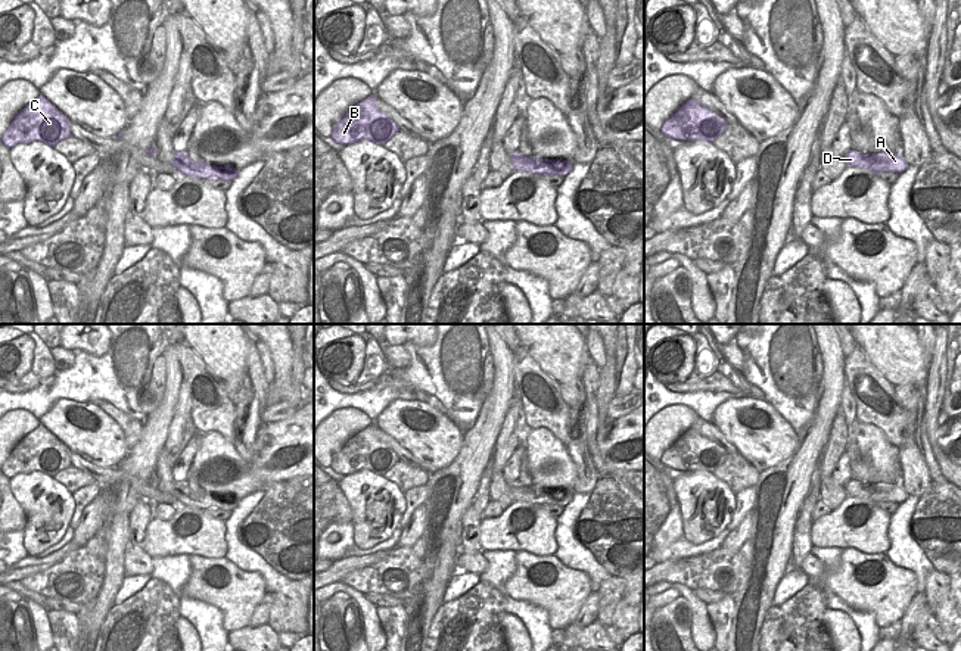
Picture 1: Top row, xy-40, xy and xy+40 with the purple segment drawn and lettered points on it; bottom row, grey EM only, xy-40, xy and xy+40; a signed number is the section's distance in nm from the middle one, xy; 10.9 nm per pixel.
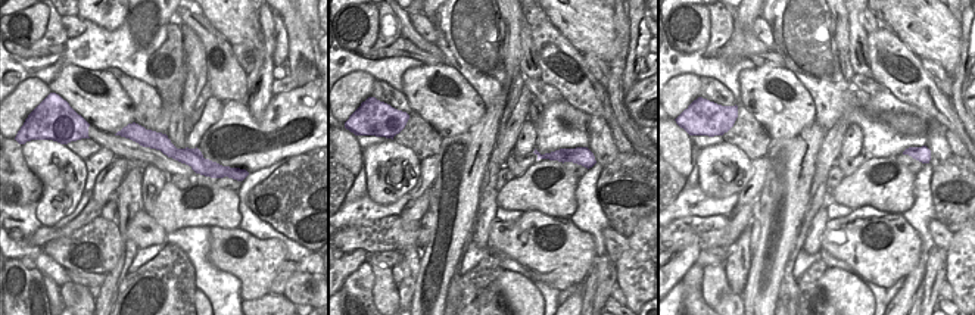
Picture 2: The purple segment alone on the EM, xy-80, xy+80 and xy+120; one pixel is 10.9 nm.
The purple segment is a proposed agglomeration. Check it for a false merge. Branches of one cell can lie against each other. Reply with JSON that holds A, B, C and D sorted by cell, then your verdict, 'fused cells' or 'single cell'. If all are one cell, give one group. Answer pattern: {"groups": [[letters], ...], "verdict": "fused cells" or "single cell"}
{"groups": [["A", "B", "C"], ["D"]], "verdict": "fused cells"}

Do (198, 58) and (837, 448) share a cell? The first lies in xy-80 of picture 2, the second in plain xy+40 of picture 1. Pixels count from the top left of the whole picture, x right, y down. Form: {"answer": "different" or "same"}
{"answer": "same"}

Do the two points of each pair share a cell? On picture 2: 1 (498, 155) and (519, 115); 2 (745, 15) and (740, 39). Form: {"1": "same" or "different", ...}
{"1": "same", "2": "same"}

